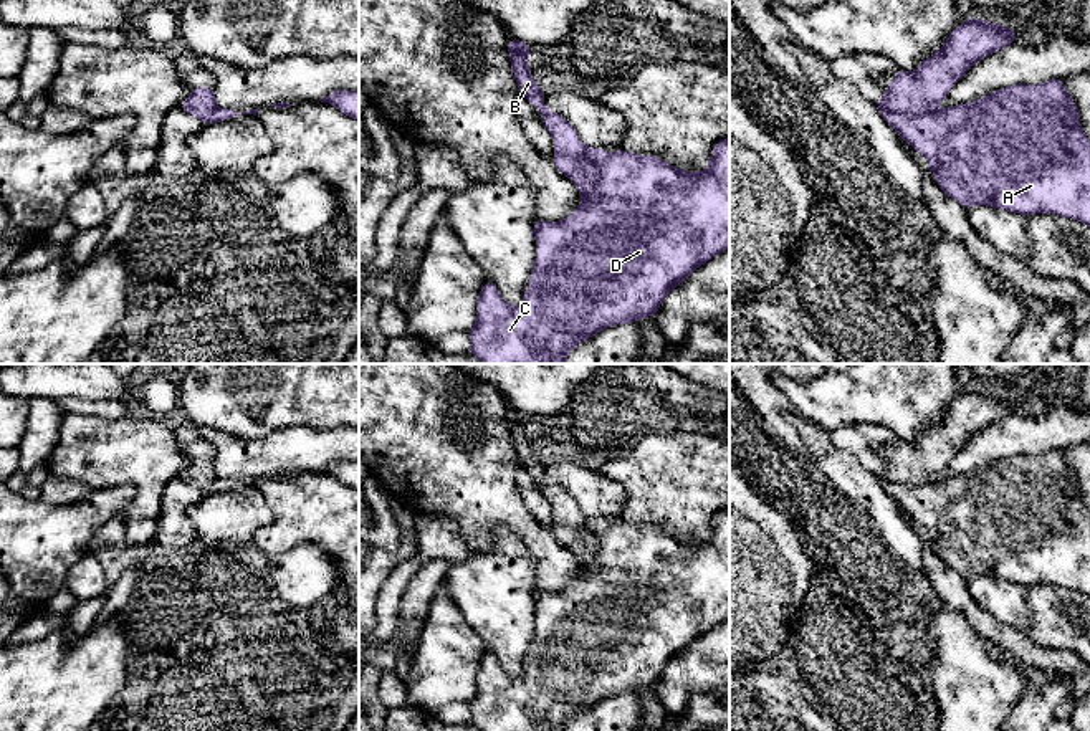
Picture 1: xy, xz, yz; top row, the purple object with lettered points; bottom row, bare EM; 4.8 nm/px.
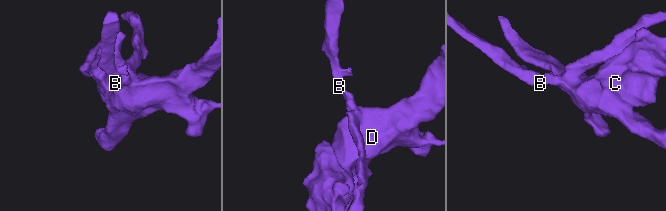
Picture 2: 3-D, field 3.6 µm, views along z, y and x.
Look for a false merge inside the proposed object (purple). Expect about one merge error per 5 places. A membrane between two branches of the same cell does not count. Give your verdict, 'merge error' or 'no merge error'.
merge error

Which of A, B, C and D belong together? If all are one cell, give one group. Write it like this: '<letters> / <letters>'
A C D / B

